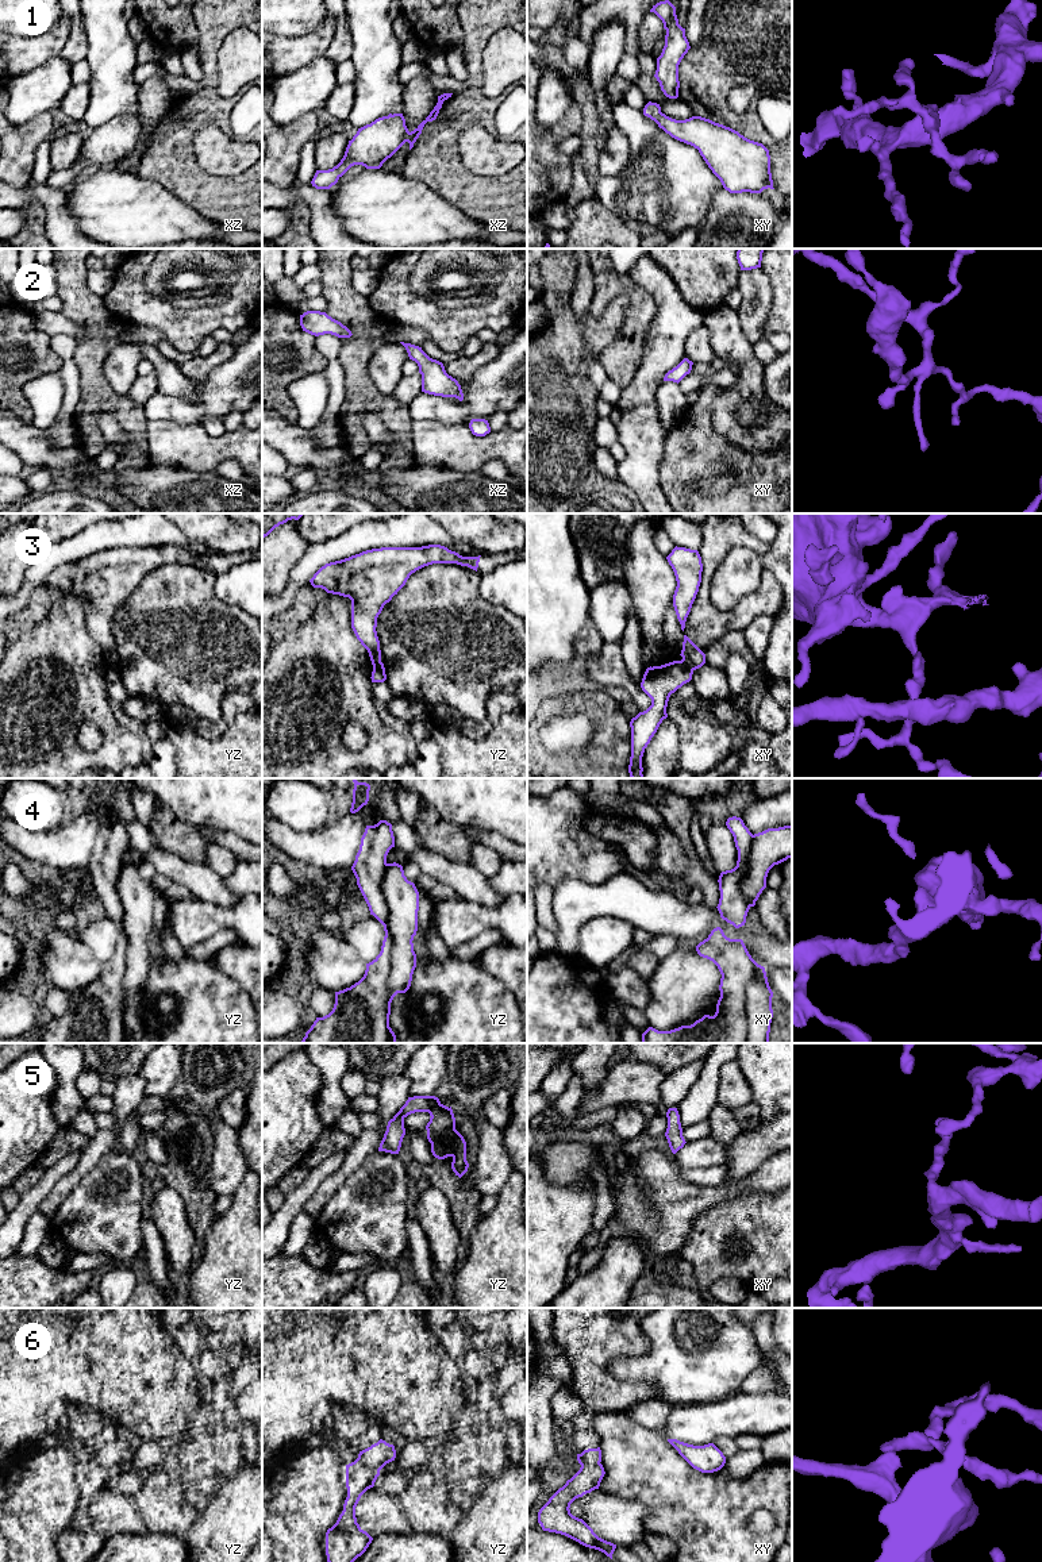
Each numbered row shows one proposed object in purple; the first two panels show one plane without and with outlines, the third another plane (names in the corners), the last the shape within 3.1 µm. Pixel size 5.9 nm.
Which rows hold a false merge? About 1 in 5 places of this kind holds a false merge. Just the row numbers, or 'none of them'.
3

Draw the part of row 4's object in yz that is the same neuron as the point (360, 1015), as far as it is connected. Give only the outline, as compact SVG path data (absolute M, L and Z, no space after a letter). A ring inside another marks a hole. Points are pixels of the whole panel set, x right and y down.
M380 820L374 826L366 826L351 866L370 915L384 926L381 951L366 963L365 974L358 982L335 992L332 1011L316 1017L300 1043L396 1043L396 1035L389 1027L391 1003L397 993L410 989L416 967L412 940L418 931L419 892L404 876L401 865L387 862L392 847L395 836L391 823Z

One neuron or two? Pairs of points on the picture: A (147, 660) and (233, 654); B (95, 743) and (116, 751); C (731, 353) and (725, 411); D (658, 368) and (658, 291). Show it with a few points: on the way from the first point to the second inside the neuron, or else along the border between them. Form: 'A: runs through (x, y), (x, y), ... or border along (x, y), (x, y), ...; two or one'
A: runs through (169, 654), (211, 654); one
B: border along (84, 720), (102, 733), (97, 751); two
C: runs through (745, 368), (745, 385), (734, 396); one
D: runs through (664, 349), (665, 310); one

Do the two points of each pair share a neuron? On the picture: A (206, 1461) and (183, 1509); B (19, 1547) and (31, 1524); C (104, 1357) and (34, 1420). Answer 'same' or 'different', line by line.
A: different
B: same
C: different

